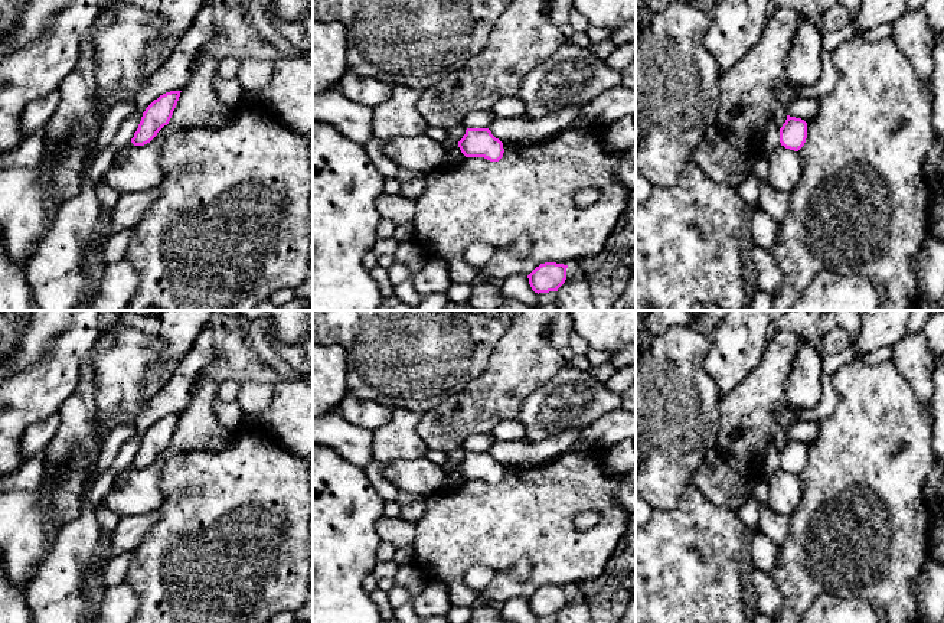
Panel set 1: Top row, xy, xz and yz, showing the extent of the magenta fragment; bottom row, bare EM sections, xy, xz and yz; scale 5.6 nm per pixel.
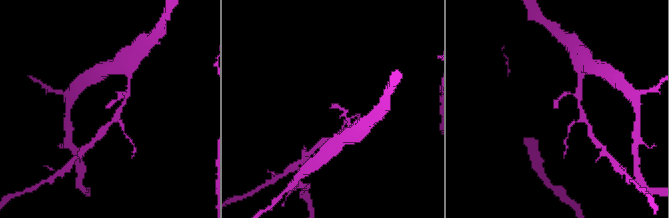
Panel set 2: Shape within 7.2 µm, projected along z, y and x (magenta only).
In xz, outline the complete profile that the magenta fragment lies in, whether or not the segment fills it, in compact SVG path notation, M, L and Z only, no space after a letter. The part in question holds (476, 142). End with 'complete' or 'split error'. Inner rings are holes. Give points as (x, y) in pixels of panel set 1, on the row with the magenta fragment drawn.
M467 128L458 147L466 157L484 157L499 162L503 157L503 143L489 128Z; complete

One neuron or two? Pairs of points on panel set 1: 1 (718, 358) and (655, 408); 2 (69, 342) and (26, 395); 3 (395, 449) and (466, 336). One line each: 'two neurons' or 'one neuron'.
1: two neurons
2: one neuron
3: two neurons

